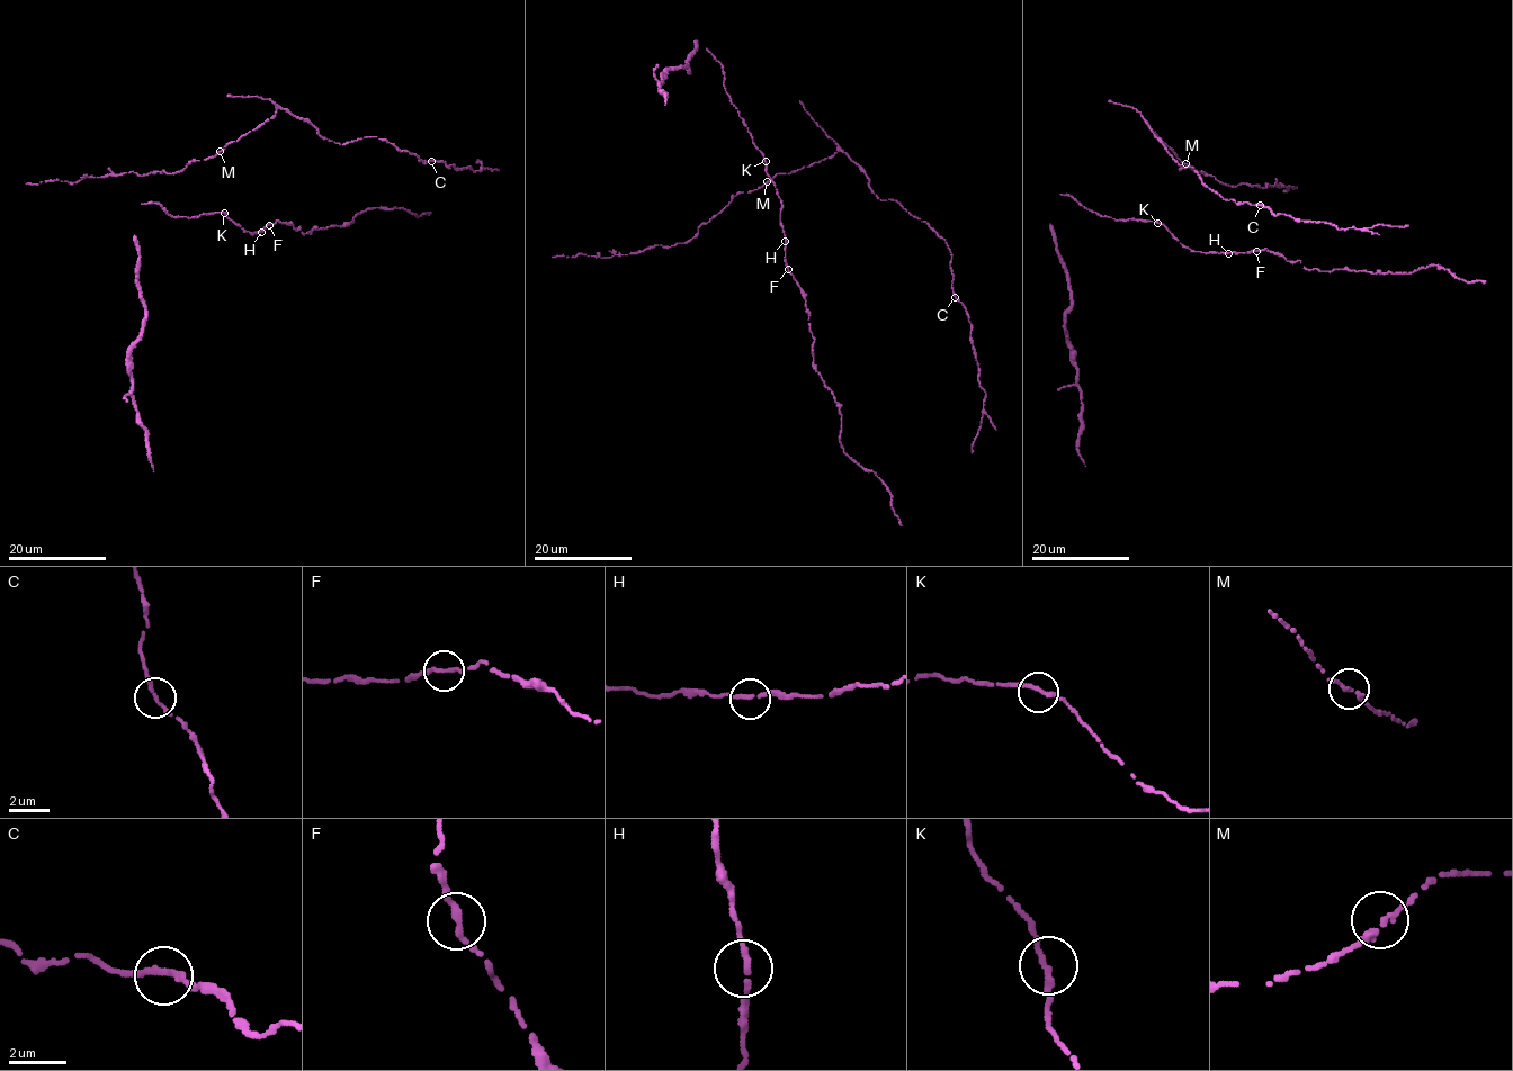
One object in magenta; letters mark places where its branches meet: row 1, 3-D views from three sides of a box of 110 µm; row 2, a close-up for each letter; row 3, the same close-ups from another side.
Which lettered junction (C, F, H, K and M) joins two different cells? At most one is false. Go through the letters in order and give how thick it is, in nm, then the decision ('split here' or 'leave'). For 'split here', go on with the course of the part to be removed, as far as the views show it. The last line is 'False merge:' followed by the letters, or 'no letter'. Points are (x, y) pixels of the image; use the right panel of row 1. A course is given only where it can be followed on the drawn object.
C: 240 nm thick; leave
F: 220 nm thick; leave
H: 220 nm thick; leave
K: 220 nm thick; leave
M: 240 nm thick; leave
False merge: no letter

